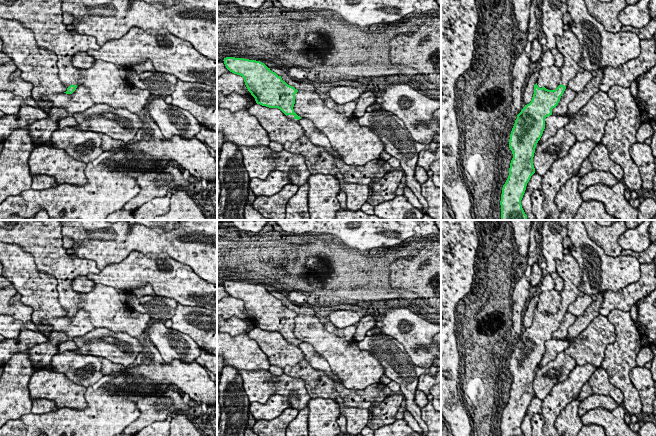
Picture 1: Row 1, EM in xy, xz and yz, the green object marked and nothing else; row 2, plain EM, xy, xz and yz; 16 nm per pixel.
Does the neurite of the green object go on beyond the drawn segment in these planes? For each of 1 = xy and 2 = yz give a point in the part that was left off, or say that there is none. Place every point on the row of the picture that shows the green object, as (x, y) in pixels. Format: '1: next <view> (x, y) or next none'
1: next xy (44, 18)
2: next yz (568, 45)

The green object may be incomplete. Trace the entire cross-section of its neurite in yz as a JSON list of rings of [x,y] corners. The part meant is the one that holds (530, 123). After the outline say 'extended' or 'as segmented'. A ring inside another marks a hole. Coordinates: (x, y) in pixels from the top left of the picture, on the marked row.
[[[571,28],[562,36],[556,36],[556,48],[564,57],[561,69],[561,81],[555,90],[534,85],[534,94],[529,104],[517,115],[512,128],[509,148],[513,158],[510,163],[509,176],[503,185],[501,194],[501,220],[528,220],[521,200],[527,183],[535,173],[533,157],[535,148],[545,129],[545,118],[552,115],[569,81],[577,72],[585,69],[579,66],[582,46]]] | extended

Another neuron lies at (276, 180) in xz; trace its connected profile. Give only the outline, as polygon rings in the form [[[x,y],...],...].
[[[273,170],[265,180],[250,179],[249,188],[256,197],[273,196],[287,184],[290,184],[290,173]]]

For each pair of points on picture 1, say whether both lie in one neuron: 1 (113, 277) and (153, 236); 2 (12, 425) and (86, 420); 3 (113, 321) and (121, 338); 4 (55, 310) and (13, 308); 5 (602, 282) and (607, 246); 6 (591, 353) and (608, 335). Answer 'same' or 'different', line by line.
1: different
2: same
3: different
4: different
5: different
6: same

